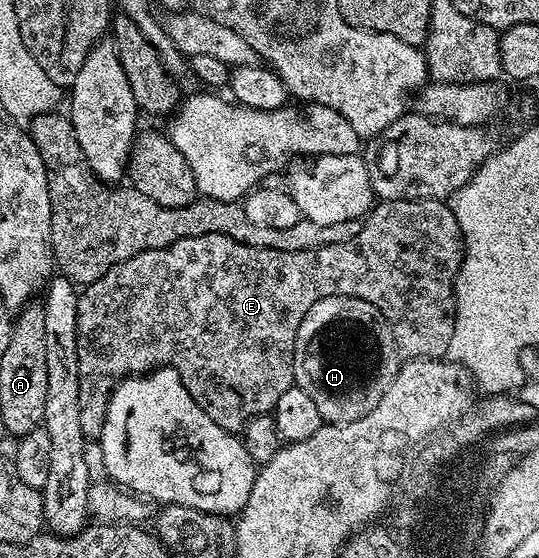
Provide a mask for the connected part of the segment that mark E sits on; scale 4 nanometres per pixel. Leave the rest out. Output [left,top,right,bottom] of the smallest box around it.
[77,200,463,442]

